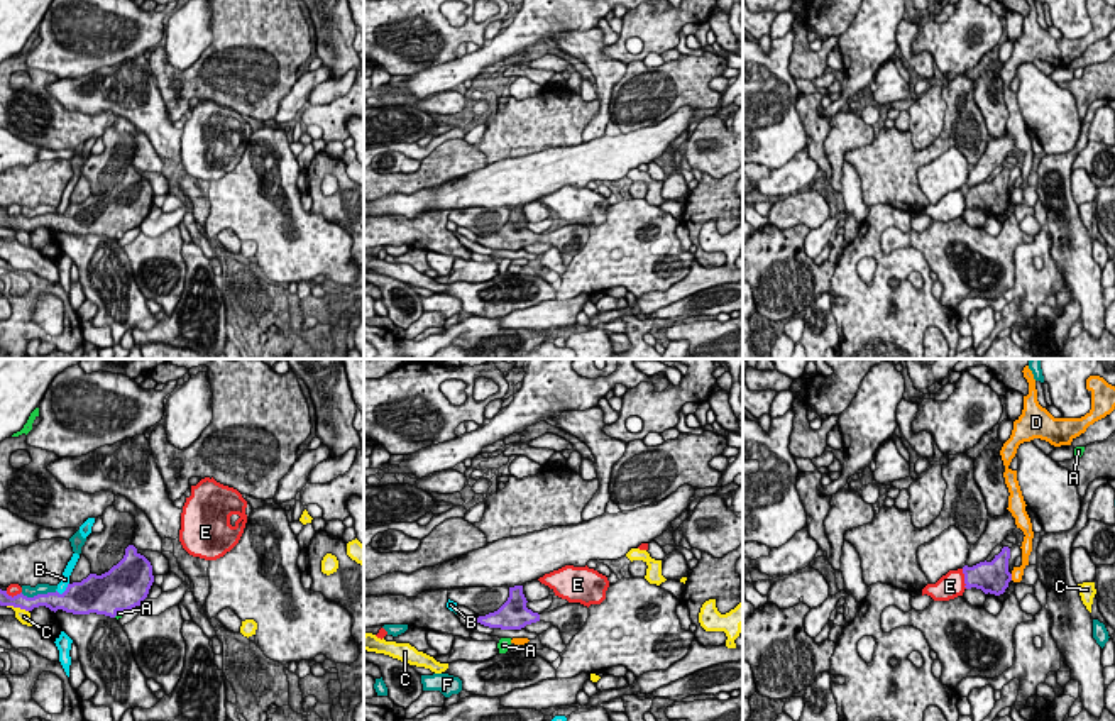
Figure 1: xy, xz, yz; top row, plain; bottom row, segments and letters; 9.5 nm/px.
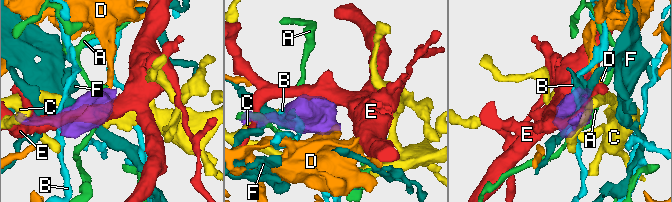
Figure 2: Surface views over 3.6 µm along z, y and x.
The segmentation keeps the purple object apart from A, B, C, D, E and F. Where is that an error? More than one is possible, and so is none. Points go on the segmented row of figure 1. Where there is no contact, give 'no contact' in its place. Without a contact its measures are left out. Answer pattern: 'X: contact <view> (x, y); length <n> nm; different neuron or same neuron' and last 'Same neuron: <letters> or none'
A: contact xy (115, 613); length 120 nm; different neuron
B: contact xy (65, 591); length 150 nm; different neuron
C: contact xy (17, 606); length 220 nm; different neuron
D: contact yz (1010, 577); length 70 nm; different neuron
E: contact yz (965, 579); length 200 nm; different neuron
F: contact xy (38, 594); length 360 nm; different neuron
Same neuron: none

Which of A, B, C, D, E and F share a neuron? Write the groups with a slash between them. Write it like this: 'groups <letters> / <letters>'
groups A / B / C / D / E / F

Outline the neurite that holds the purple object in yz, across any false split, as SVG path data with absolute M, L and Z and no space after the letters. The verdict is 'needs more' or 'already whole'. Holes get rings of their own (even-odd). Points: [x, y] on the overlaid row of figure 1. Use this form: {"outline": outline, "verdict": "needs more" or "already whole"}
{"outline": "M1003 547L998 555L991 562L980 562L973 567L964 565L964 587L971 589L981 589L985 594L995 594L1000 596L1008 587L1008 582L1012 581L1012 574L1008 572L1008 559L1010 559L1010 548Z", "verdict": "already whole"}

